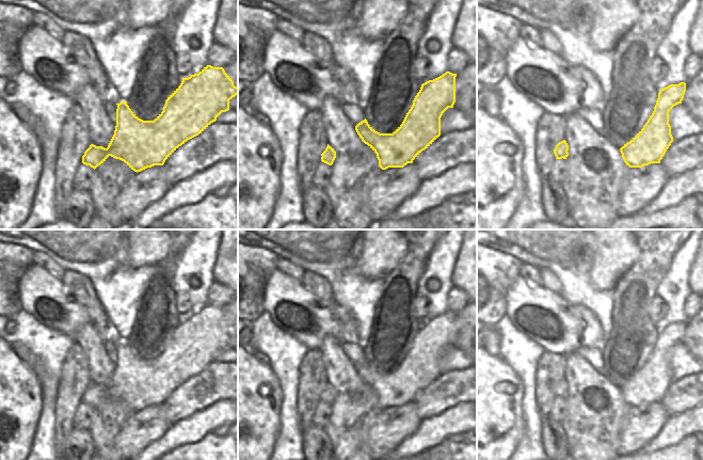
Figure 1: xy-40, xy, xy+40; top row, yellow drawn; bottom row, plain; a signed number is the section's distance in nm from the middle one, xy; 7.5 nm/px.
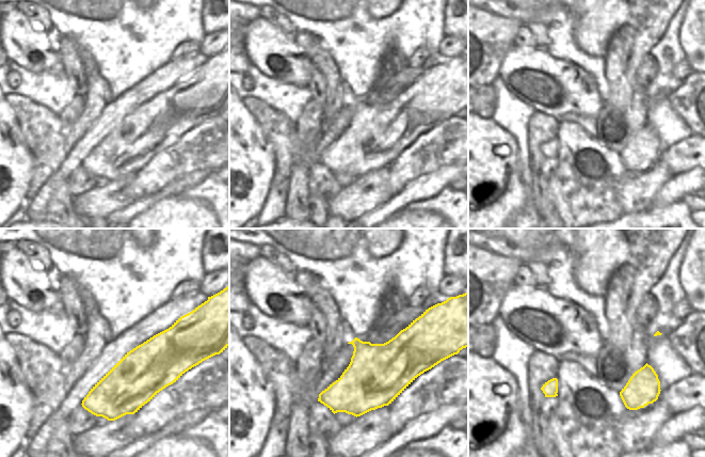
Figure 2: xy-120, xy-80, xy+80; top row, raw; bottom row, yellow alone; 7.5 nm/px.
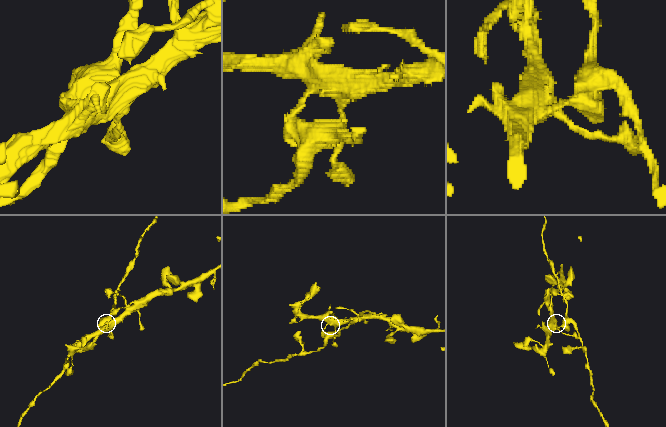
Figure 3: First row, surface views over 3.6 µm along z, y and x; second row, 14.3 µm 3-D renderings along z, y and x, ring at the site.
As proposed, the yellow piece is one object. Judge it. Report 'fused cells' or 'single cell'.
fused cells

